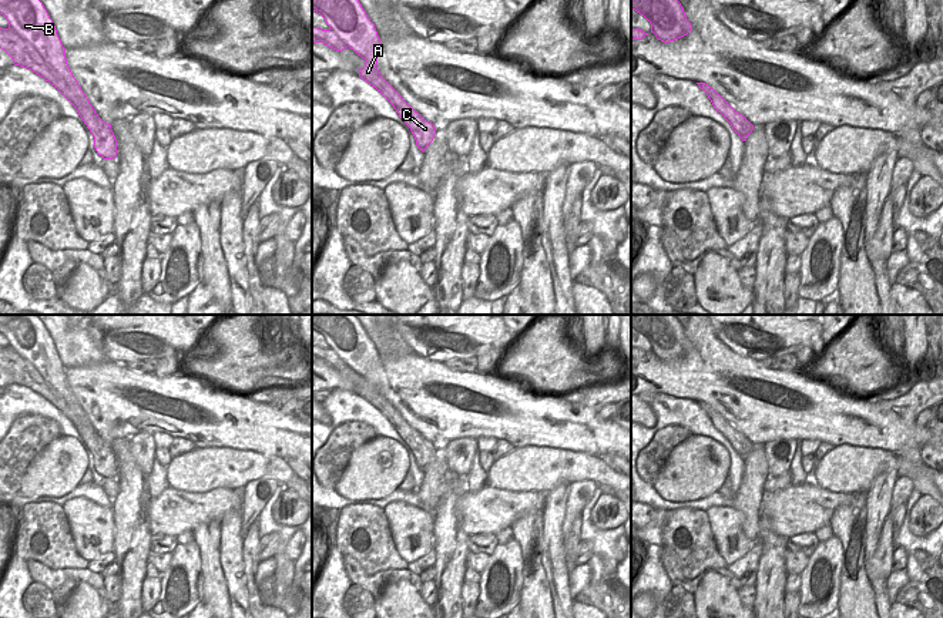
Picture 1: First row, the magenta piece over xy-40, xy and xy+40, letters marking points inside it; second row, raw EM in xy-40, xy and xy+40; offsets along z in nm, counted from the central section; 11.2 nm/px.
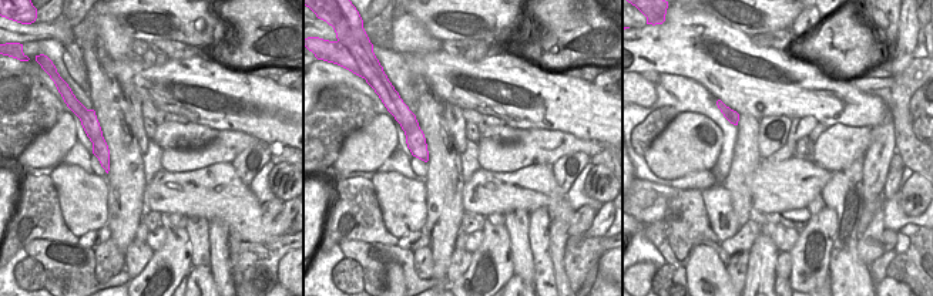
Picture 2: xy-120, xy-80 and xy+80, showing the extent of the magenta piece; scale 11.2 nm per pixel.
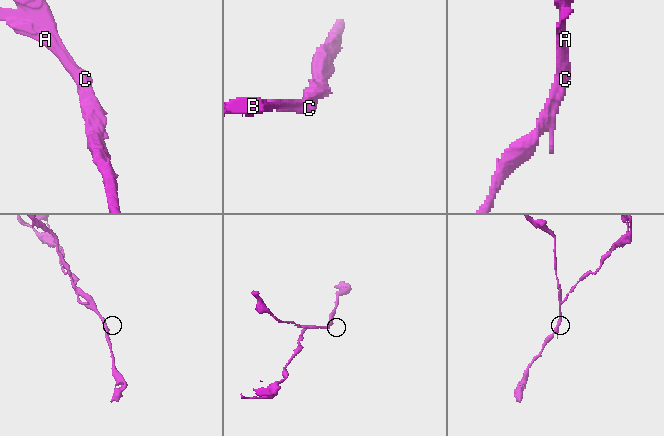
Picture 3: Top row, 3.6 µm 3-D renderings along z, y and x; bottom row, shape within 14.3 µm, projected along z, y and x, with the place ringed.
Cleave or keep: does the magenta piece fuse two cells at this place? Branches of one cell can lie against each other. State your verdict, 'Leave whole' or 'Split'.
Split.

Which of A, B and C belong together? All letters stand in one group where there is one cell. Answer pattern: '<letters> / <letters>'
A / B C

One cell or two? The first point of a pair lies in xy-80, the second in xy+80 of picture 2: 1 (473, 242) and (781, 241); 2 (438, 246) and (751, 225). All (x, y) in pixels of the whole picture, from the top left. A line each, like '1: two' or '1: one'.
1: one
2: two

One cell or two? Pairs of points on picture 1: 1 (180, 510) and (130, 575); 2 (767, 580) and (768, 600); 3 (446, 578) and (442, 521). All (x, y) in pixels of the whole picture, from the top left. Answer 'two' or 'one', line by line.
1: two
2: one
3: one

